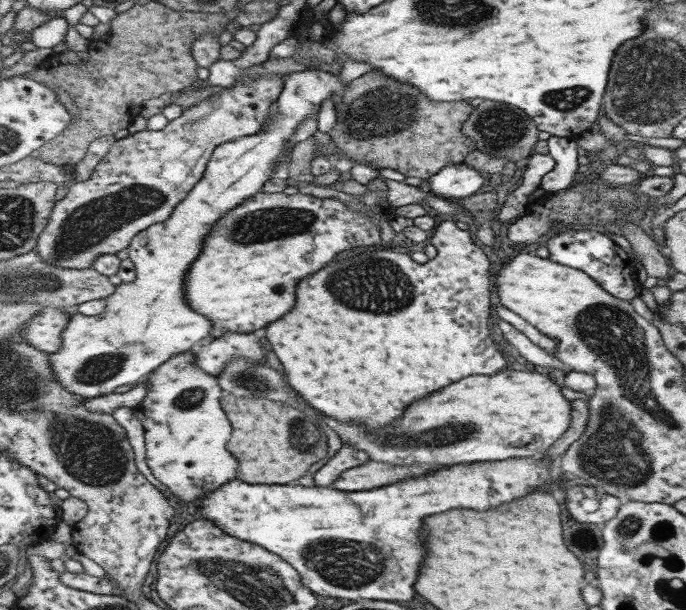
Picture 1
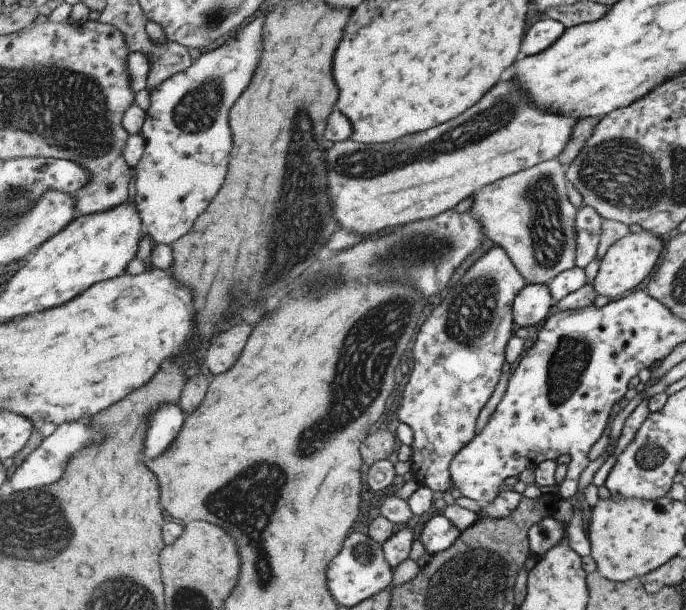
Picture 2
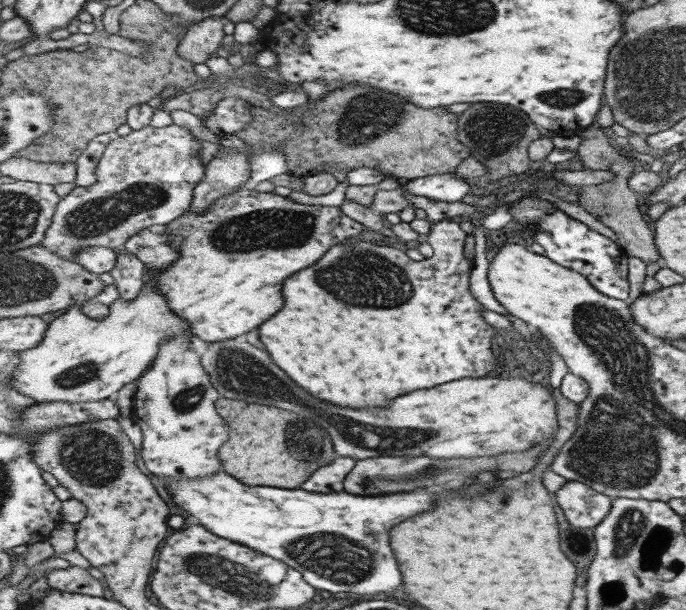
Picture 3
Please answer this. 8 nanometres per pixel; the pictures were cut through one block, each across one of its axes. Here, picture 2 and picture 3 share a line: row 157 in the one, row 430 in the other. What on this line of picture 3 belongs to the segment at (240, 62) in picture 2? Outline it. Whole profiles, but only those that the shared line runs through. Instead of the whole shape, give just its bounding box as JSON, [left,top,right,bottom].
[133,336,231,481]

